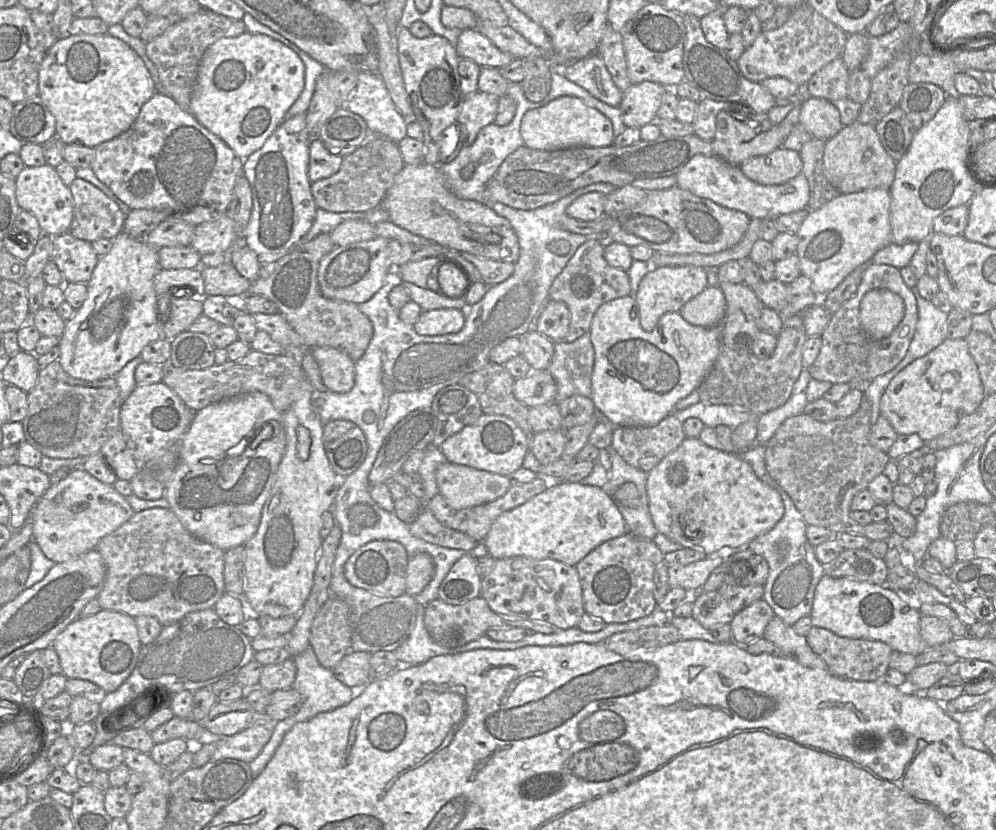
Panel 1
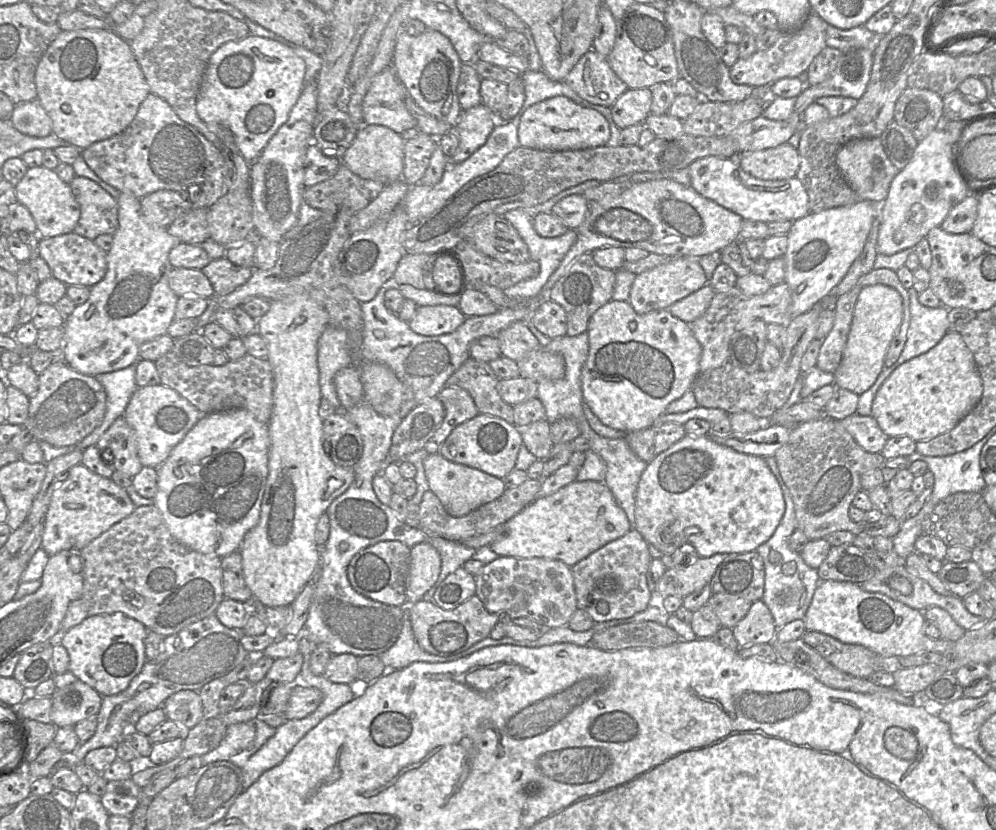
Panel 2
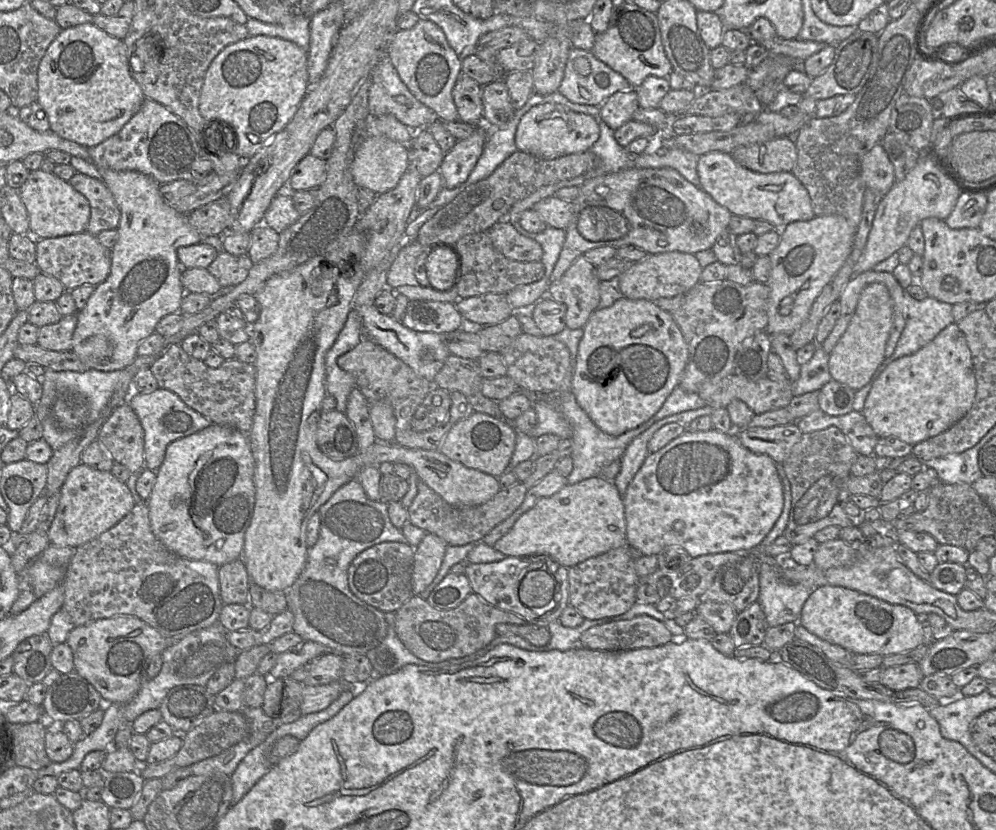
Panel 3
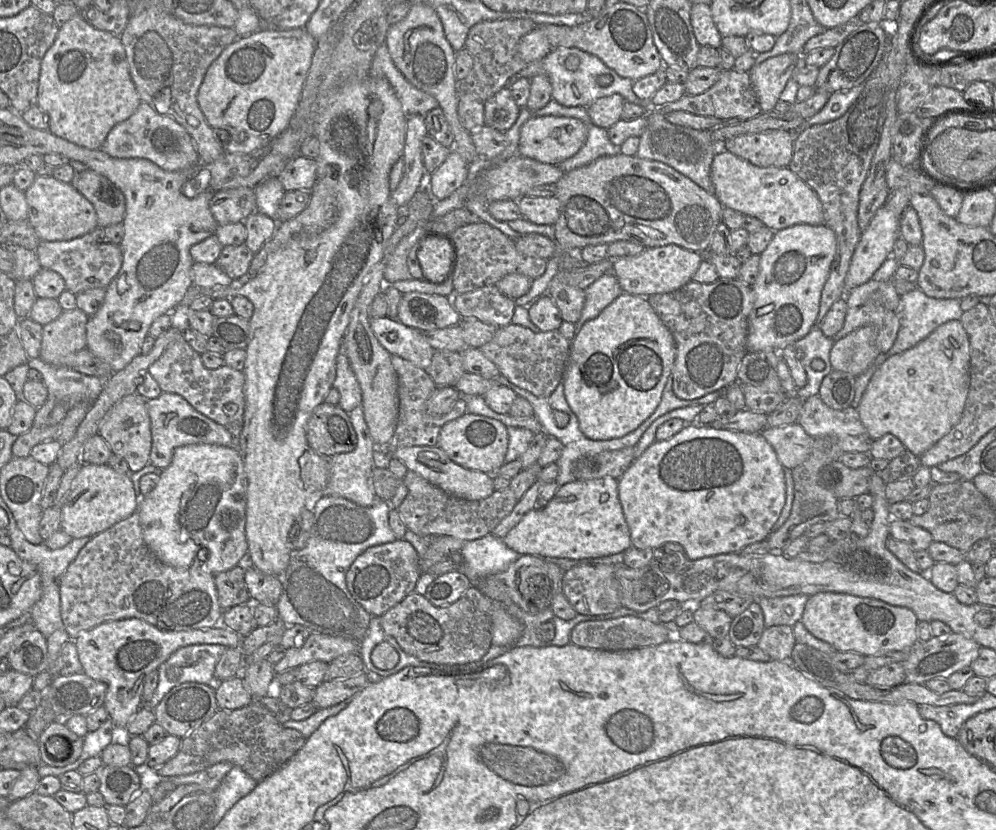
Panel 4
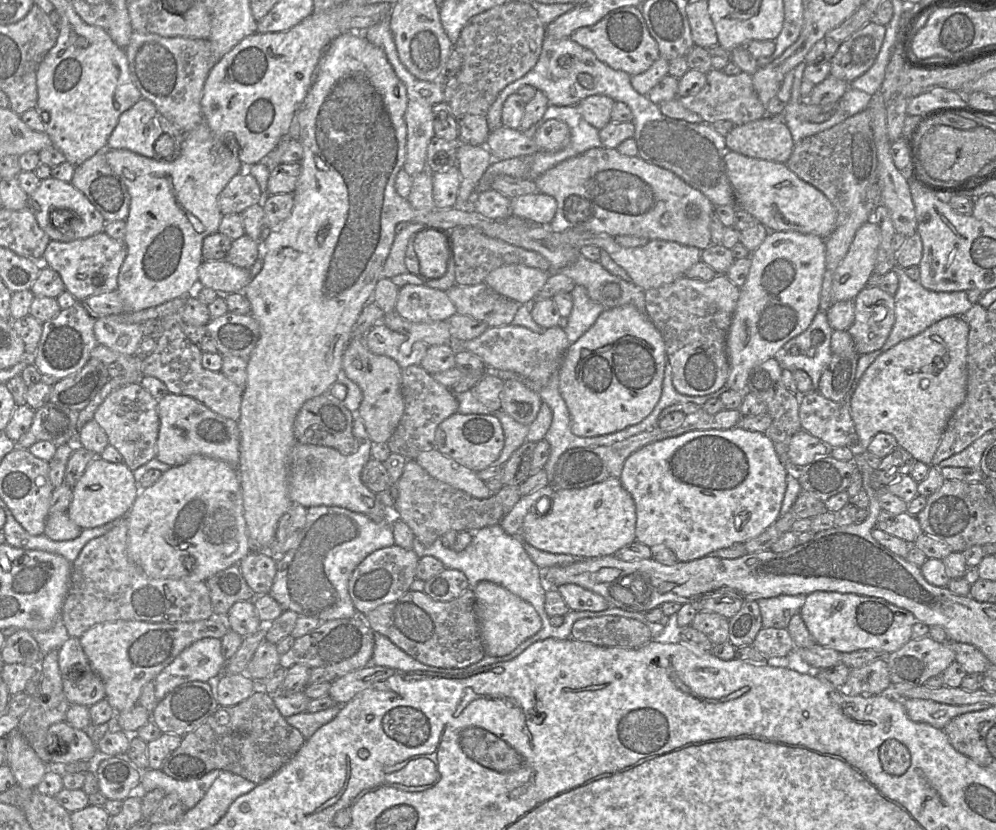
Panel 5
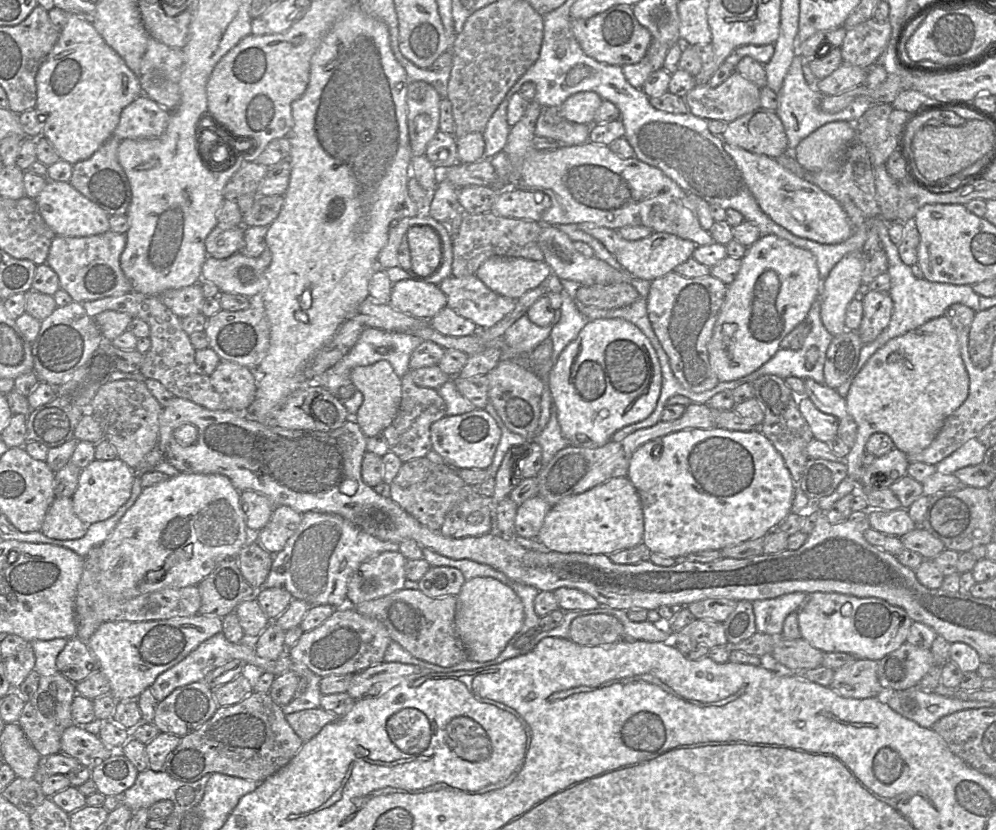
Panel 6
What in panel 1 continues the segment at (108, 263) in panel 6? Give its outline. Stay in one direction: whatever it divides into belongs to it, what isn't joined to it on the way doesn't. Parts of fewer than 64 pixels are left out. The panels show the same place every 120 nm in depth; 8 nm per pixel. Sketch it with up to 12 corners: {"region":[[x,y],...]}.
{"region":[[66,232],[52,237],[51,260],[64,282],[87,284],[99,256]]}

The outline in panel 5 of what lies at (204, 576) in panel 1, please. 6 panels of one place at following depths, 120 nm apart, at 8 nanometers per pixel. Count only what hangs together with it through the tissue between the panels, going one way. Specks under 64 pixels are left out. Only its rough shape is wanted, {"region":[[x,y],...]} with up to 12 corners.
{"region":[[126,519],[72,563],[61,620],[196,622],[207,583],[149,577],[127,552]]}

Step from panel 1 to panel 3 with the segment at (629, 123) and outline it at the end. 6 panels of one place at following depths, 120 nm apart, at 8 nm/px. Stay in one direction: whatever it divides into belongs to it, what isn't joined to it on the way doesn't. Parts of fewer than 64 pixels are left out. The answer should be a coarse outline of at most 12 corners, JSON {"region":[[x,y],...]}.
{"region":[[636,89],[618,91],[599,106],[613,130],[633,119]]}

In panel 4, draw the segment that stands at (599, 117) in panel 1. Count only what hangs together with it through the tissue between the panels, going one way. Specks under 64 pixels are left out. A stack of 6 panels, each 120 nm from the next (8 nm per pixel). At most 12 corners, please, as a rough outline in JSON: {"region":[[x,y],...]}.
{"region":[[535,116],[518,153],[551,165],[575,155],[588,130],[577,118]]}

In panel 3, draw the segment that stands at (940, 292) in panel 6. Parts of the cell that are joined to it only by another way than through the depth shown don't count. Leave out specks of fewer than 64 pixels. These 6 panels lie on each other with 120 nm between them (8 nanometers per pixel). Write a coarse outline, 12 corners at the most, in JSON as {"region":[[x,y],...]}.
{"region":[[904,290],[905,327],[893,354],[855,392],[862,412],[879,375],[893,361],[916,353],[953,323],[952,306]]}

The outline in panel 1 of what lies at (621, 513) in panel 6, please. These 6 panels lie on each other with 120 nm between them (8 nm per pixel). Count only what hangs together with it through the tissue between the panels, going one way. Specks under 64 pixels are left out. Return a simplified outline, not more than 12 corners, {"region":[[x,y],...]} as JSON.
{"region":[[551,482],[500,515],[495,560],[575,566],[626,532],[606,488]]}

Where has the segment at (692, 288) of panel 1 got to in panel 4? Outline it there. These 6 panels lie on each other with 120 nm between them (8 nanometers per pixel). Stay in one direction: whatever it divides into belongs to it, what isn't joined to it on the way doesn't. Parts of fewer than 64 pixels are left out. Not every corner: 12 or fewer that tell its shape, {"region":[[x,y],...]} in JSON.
{"region":[[670,244],[612,260],[624,293],[650,297],[690,282],[702,253]]}

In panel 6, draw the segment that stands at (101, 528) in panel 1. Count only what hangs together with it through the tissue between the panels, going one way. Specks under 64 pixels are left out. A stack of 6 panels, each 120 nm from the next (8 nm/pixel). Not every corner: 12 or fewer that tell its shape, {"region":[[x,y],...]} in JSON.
{"region":[[119,458],[82,469],[72,496],[87,525],[130,498],[136,473]]}

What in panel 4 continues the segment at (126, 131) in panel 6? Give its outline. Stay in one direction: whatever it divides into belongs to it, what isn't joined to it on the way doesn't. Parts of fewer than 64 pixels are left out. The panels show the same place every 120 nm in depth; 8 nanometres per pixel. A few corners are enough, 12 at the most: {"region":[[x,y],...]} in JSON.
{"region":[[141,102],[101,150],[165,171],[202,165],[189,133]]}

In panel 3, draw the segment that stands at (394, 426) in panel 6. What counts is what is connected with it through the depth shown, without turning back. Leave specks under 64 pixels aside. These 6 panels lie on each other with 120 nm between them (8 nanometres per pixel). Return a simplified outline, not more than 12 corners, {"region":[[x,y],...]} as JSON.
{"region":[[365,335],[338,365],[369,404],[387,401],[394,443],[439,451],[474,412],[450,392],[446,421],[416,432],[411,420],[434,386]]}

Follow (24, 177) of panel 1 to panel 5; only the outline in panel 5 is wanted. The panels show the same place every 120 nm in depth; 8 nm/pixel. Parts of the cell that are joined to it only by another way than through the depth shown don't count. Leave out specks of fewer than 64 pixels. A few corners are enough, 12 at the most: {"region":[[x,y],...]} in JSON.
{"region":[[40,181],[28,207],[51,240],[104,230],[105,219],[70,182]]}

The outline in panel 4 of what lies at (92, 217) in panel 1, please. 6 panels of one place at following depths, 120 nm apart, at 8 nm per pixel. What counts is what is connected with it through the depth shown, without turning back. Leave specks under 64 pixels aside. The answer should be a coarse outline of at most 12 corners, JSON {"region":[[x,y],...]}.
{"region":[[87,168],[70,183],[93,205],[98,228],[123,222],[125,197]]}

